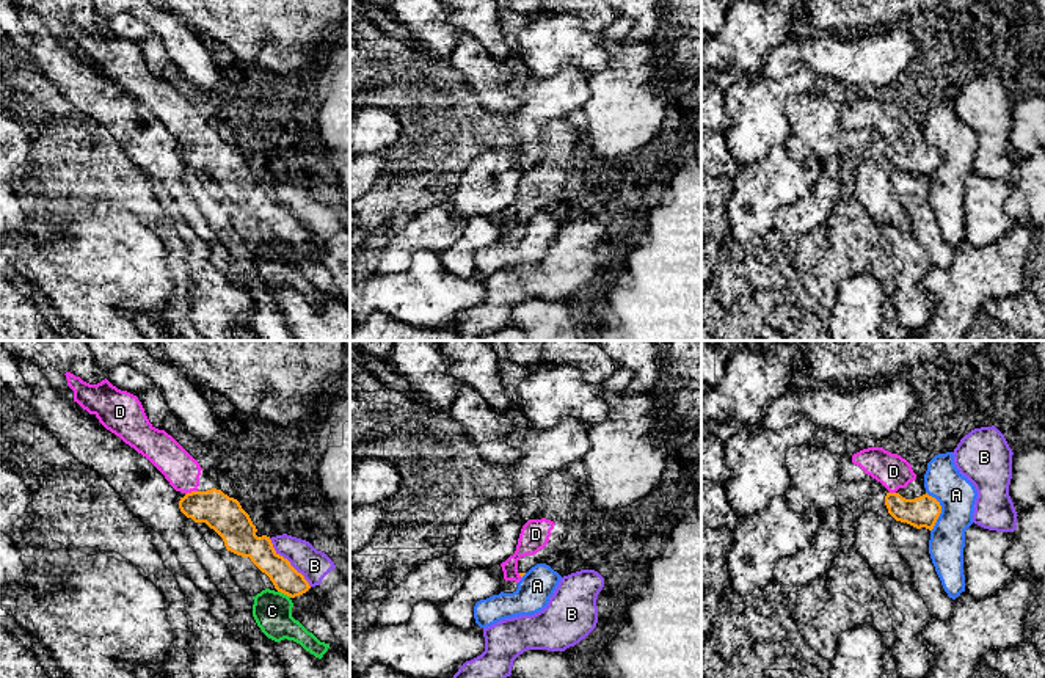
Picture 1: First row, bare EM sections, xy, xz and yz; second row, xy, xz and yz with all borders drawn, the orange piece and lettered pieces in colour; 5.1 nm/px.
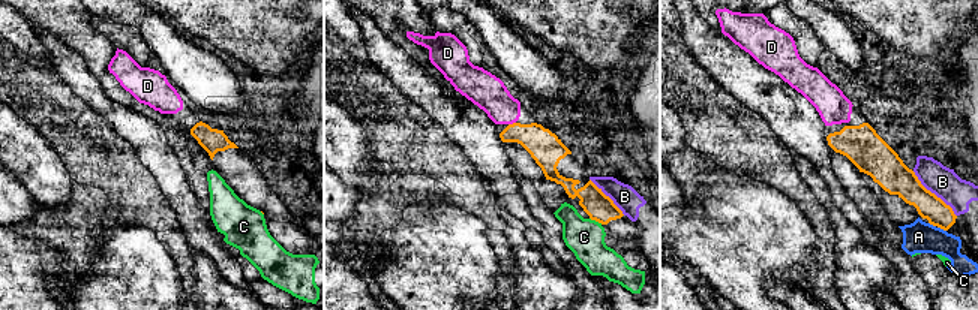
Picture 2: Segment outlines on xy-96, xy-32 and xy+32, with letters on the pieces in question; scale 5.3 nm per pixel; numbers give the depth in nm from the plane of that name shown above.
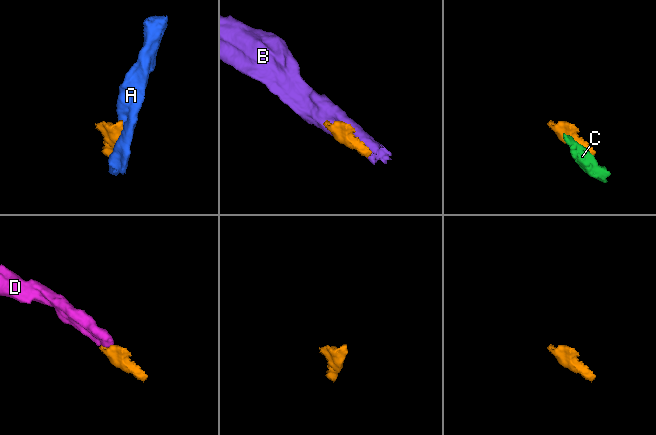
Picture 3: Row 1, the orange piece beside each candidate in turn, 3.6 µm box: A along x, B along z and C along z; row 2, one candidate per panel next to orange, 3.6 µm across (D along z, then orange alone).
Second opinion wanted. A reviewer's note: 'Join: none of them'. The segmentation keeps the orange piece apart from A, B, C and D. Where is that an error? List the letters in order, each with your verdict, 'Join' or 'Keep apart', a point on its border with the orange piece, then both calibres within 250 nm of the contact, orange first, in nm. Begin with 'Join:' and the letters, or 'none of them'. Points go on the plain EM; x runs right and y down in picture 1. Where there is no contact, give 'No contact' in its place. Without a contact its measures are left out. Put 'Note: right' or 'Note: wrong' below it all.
Join: D
A: Keep apart. Touches orange at yz (940, 159). Thickness 160 nm (orange) against 190 nm
B: Keep apart. Touches orange at xy (289, 211). Thickness 140 nm (orange) against 160 nm
C: Keep apart. Touches orange at xy (284, 242). Thickness 140 nm (orange) against 200 nm
D: Join. Touches orange at xy (192, 140). Thickness 190 nm (orange) against 180 nm
Note: wrong

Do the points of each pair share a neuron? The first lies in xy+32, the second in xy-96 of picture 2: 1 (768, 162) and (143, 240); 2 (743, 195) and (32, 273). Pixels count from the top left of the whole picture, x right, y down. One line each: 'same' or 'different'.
1: different
2: different

